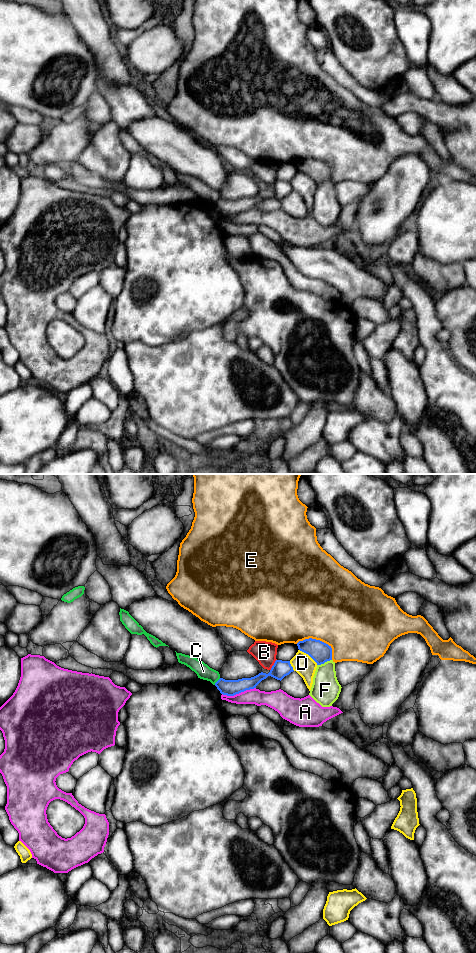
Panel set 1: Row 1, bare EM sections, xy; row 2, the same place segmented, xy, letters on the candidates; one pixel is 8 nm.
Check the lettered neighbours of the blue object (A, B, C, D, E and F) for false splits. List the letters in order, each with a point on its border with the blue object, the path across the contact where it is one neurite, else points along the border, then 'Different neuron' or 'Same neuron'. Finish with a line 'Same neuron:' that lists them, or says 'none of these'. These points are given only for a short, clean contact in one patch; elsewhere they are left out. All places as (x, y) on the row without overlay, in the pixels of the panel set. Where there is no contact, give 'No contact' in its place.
A: Touches blue at xy (238, 213). Different neuron
B: Touches blue at xy (273, 185). Different neuron
C: Touches blue at xy (217, 201). Boundary: xy (220, 198), (214, 204). Different neuron
D: Touches blue at xy (308, 174). Different neuron
E: Touches blue at xy (319, 160). Different neuron
F: Touches blue at xy (324, 182). Different neuron
Same neuron: none of these

